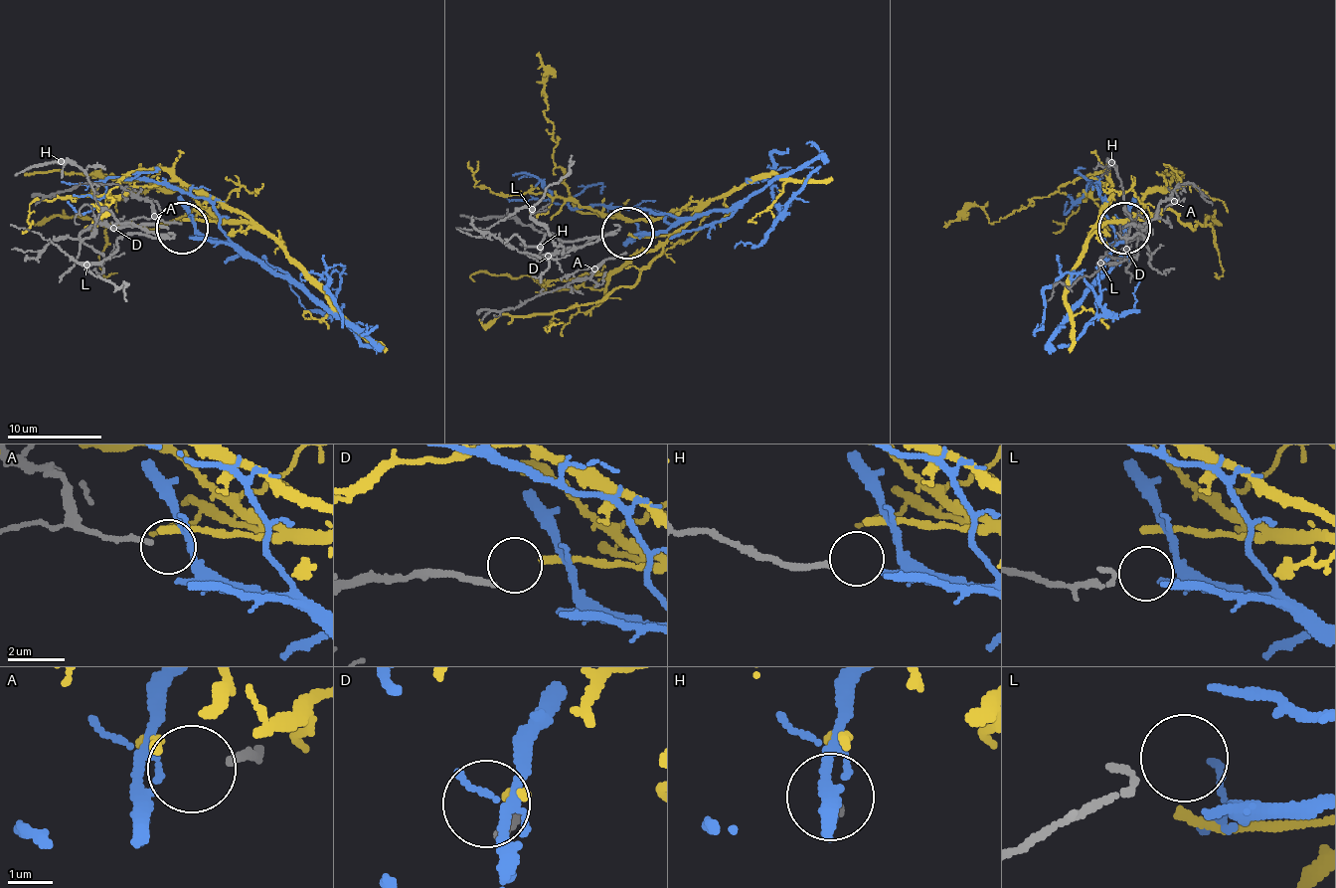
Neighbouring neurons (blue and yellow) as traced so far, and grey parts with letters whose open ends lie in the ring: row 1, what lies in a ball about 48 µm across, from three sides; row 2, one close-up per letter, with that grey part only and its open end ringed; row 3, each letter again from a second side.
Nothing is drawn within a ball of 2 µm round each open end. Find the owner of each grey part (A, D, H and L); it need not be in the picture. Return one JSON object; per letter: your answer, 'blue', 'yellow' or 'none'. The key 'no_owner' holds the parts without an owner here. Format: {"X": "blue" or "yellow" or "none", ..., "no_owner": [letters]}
{"A": "none", "D": "yellow", "H": "blue", "L": "none", "no_owner": ["A", "L"]}

